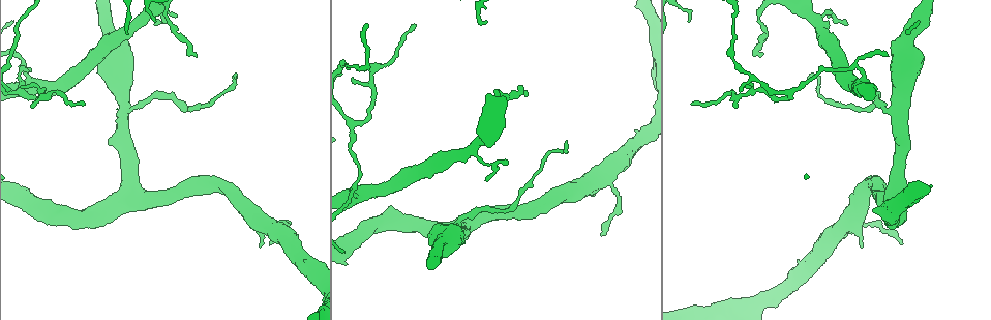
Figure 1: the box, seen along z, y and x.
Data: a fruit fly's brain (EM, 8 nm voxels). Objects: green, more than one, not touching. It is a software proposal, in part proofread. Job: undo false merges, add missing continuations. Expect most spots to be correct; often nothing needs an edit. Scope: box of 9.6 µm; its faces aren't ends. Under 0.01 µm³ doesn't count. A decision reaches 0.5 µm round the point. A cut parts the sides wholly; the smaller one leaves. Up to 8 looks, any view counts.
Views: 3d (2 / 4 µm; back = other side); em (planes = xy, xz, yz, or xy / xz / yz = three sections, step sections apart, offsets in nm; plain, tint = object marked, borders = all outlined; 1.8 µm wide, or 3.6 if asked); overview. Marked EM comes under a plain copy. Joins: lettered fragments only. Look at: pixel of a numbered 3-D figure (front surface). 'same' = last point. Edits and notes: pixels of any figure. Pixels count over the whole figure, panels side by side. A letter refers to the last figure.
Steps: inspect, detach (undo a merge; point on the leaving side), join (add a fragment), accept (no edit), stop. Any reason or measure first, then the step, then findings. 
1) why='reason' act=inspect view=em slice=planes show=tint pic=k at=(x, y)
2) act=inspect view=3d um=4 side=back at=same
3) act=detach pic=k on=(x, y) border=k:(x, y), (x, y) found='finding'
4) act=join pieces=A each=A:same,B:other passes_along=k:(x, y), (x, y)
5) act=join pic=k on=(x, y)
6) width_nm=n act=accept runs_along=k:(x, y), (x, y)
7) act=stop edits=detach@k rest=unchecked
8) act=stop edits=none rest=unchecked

why='small branch off a trunk' act=inspect view=3d um=4 pic=1 at=(140, 18)

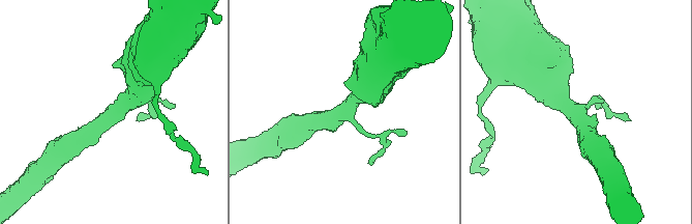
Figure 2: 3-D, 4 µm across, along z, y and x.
arms=3 act=inspect view=em um=3.6 slice=planes show=borders pic=2 at=(576, 112)

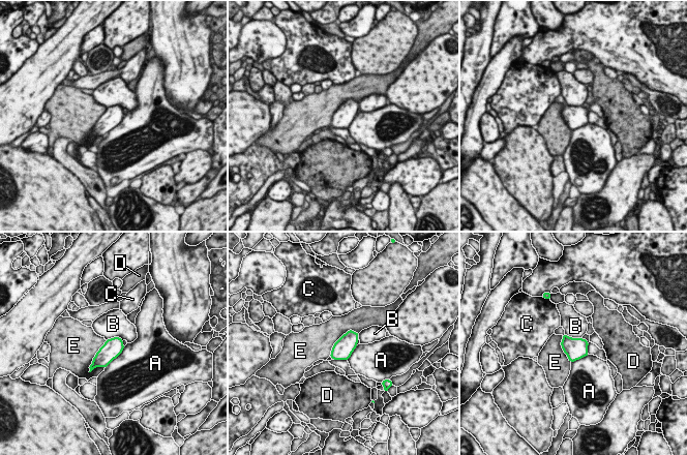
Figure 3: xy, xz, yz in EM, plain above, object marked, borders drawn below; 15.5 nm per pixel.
act=accept each=A:other,B:other,C:other,D:other,E:other border=3:(106, 340), (93, 358), (89, 372) found='one neuron here'

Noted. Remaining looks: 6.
why='branch stops here' act=inspect view=em slice=planes show=tint pic=1 at=(196, 54)

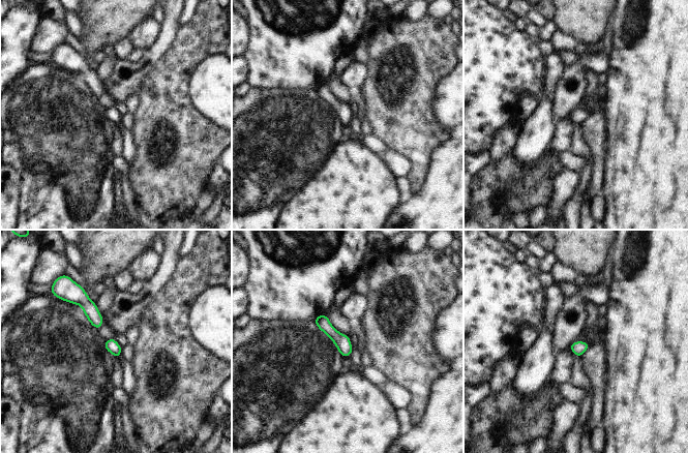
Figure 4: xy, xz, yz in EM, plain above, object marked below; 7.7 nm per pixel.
why='what lies round it' act=inspect view=em slice=planes show=borders at=same

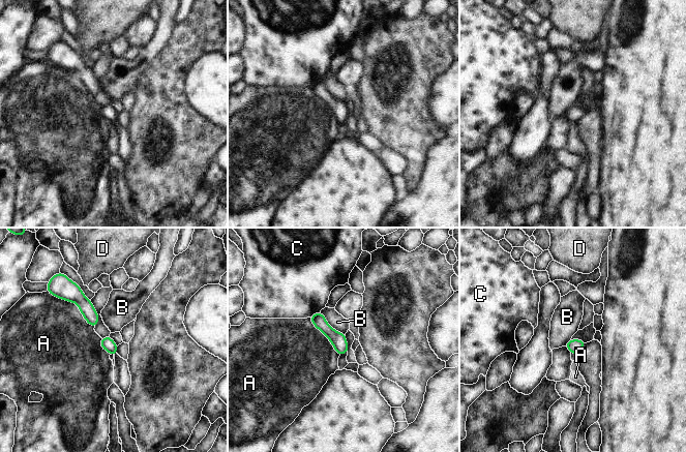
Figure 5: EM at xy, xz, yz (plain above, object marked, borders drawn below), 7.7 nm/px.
width_nm=100 longest_contact=A:380nm act=accept each=A:other,B:other,C:other,D:other found='no lettered fragment goes on from it'

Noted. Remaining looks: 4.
why='arms part here' act=inspect view=em slice=xy step=16 show=tint pic=1 at=(20, 91)

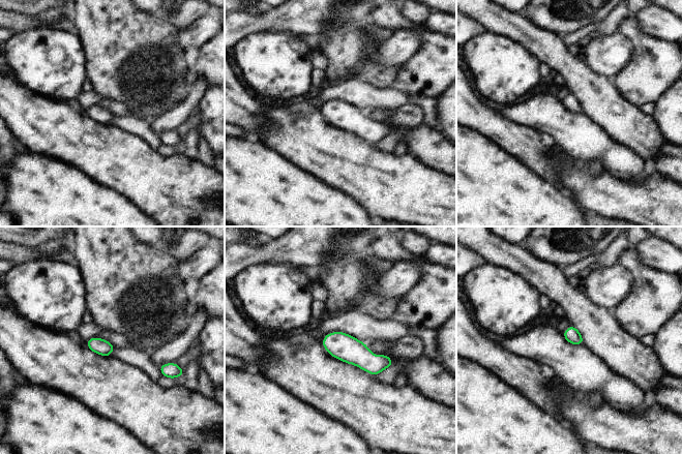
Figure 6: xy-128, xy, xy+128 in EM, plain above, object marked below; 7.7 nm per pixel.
why='what lies round it' act=inspect view=em slice=xy step=16 show=borders at=same

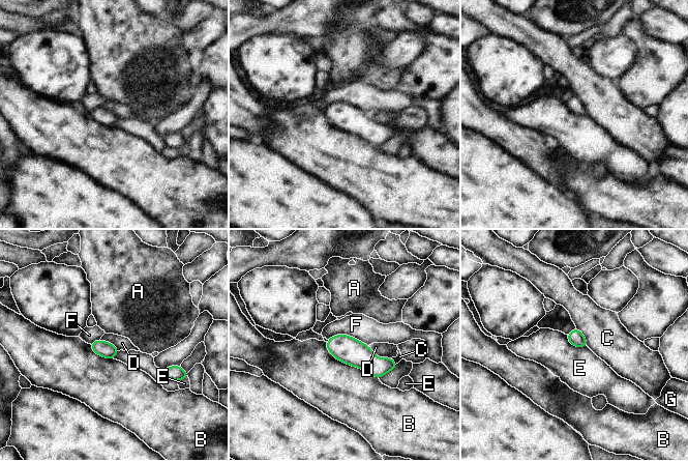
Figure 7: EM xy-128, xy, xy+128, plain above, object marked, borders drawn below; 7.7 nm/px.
longest_contact=B:500nm act=accept each=A:other,B:other,C:other,D:other,E:other,F:other,G:other border=7:(328, 339), (350, 335), (368, 345) found='all the same neuron'

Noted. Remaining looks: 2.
act=stop edits=none rest=unchecked

